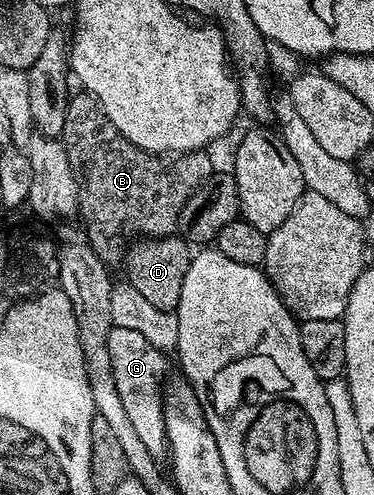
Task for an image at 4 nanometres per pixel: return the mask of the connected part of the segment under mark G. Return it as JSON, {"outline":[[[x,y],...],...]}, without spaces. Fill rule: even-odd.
{"outline":[[[113,325],[110,331],[108,346],[110,347],[110,367],[114,367],[114,383],[118,387],[118,396],[122,399],[122,407],[126,411],[126,416],[130,419],[130,424],[134,427],[138,439],[142,439],[146,451],[150,451],[150,455],[154,455],[158,459],[163,458],[168,453],[168,436],[164,426],[164,394],[162,392],[162,386],[166,381],[164,372],[168,369],[167,363],[164,362],[165,354],[152,347],[145,336],[136,331],[130,331],[129,328],[116,325]]]}

